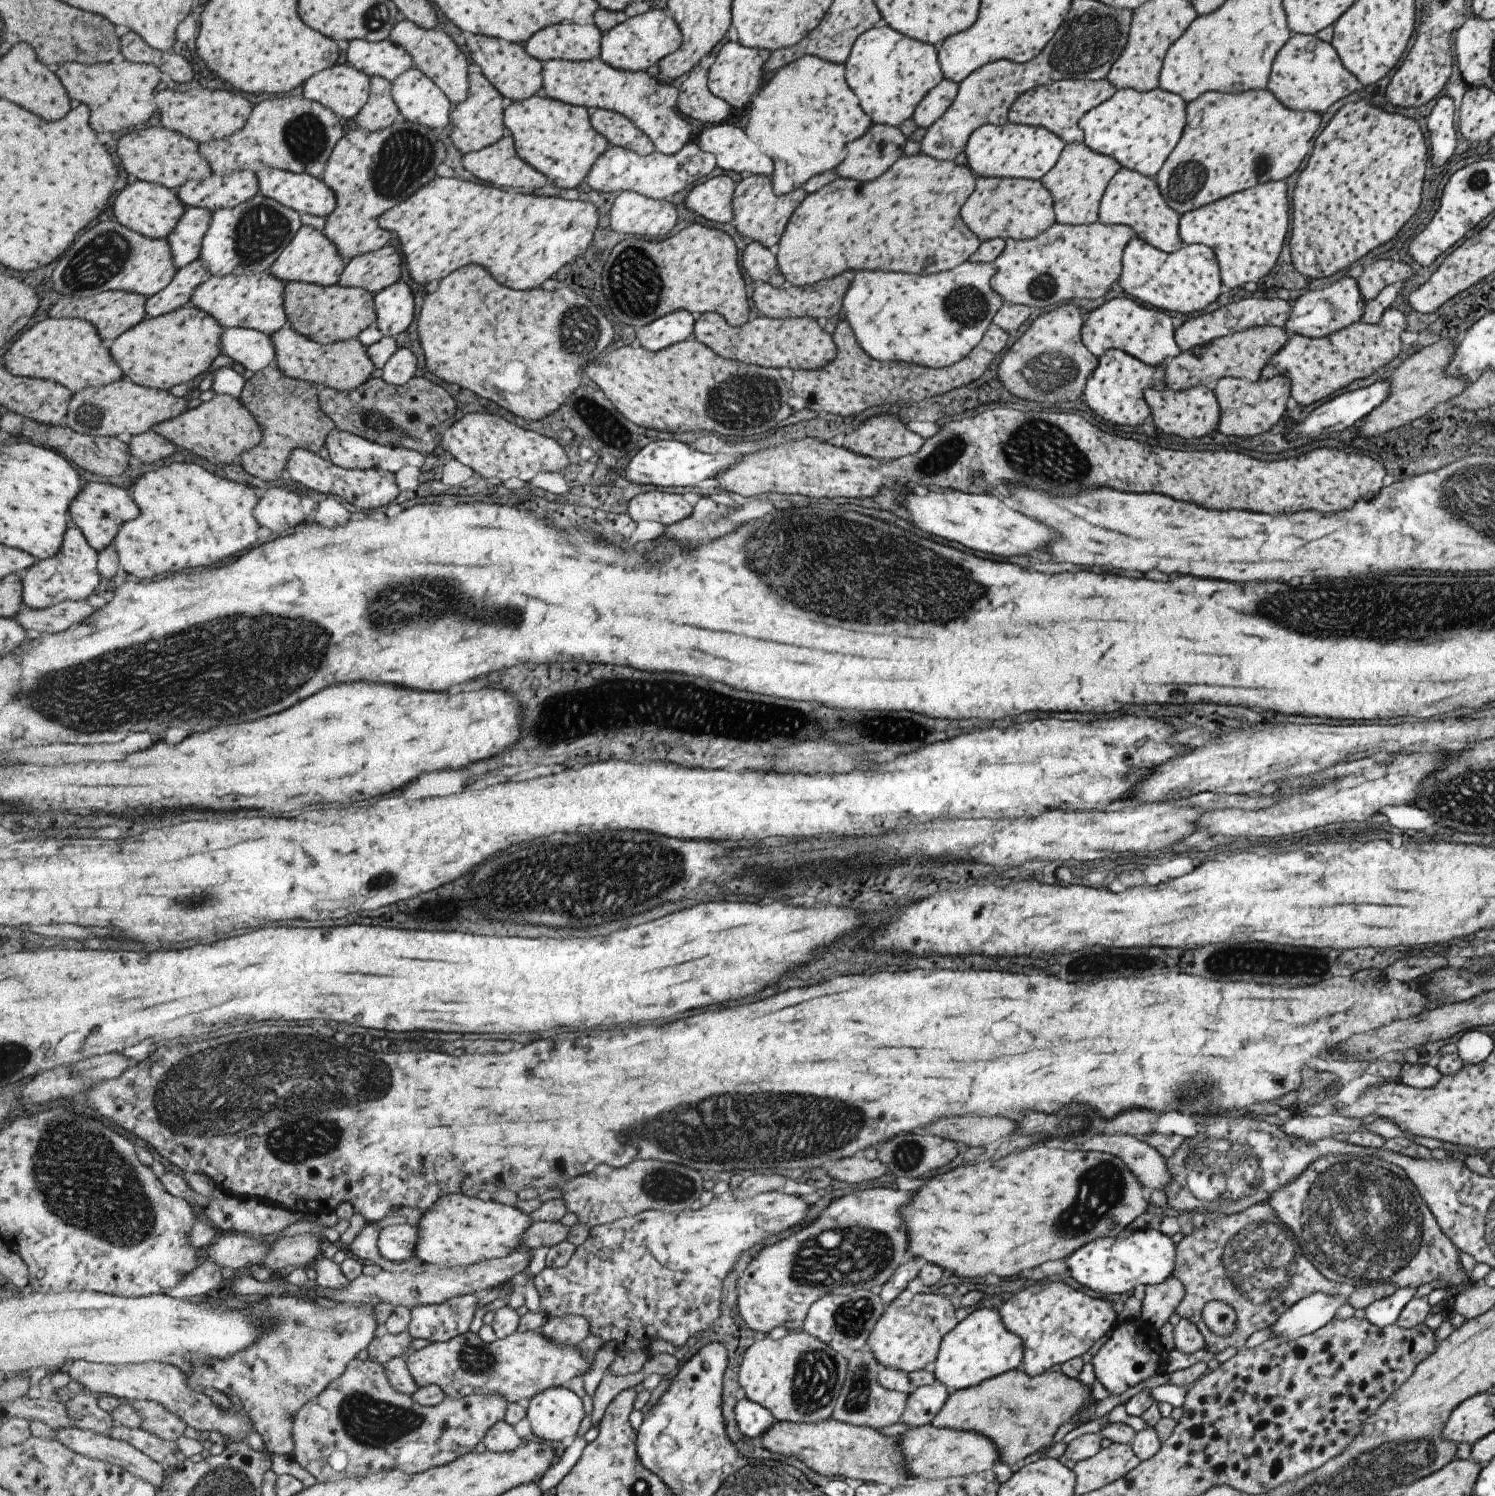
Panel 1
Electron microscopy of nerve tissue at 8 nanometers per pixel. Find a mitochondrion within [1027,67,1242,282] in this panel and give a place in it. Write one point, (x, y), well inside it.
(1188, 178)

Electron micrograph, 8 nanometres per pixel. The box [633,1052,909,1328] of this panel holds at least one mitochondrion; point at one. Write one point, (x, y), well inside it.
(825, 1263)

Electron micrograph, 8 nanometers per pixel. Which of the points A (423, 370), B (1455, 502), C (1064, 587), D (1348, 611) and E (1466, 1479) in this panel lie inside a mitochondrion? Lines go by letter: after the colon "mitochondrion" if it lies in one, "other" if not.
A: other
B: mitochondrion
C: other
D: mitochondrion
E: other

